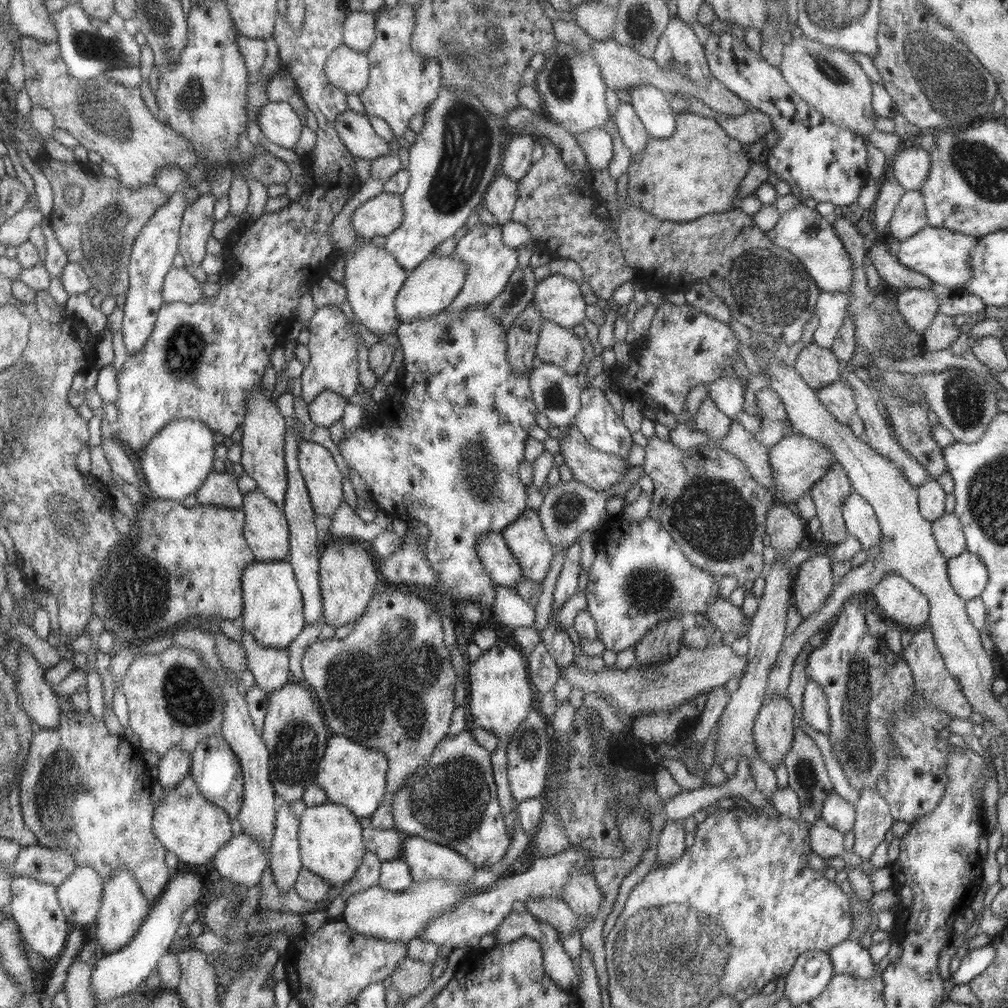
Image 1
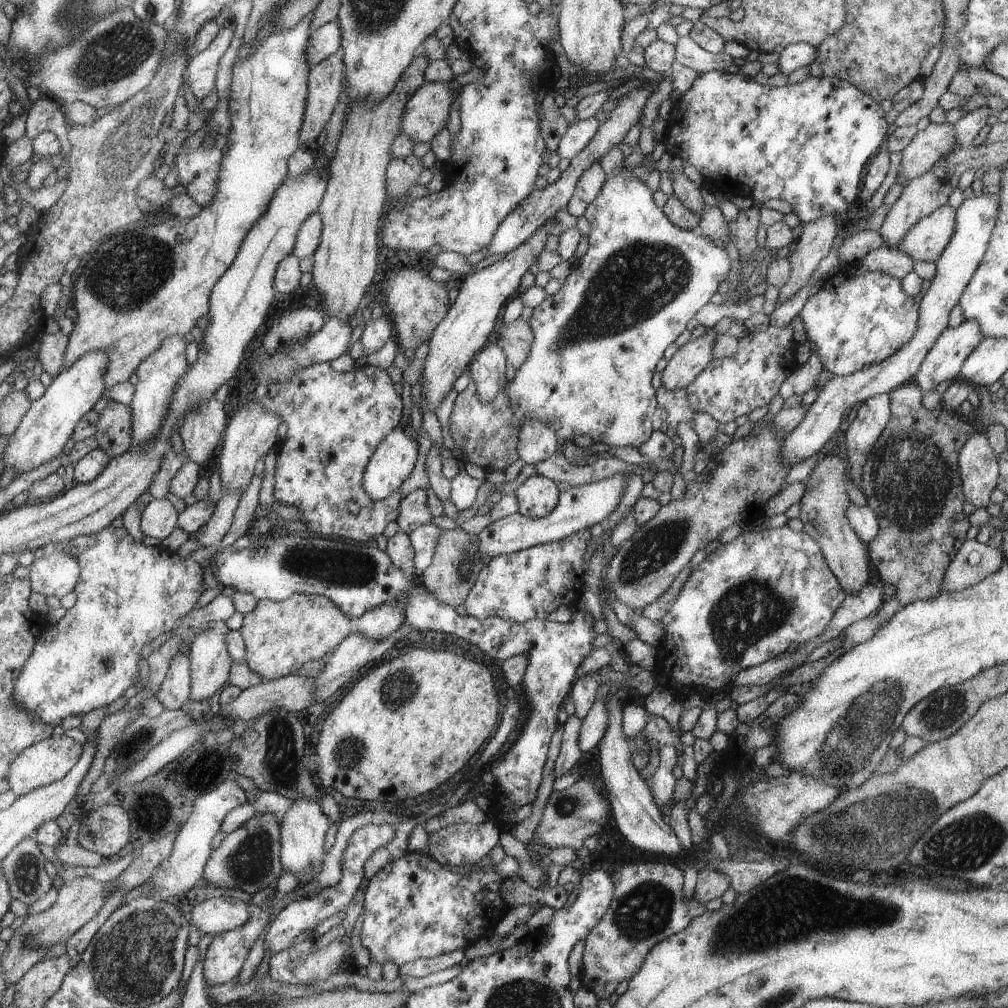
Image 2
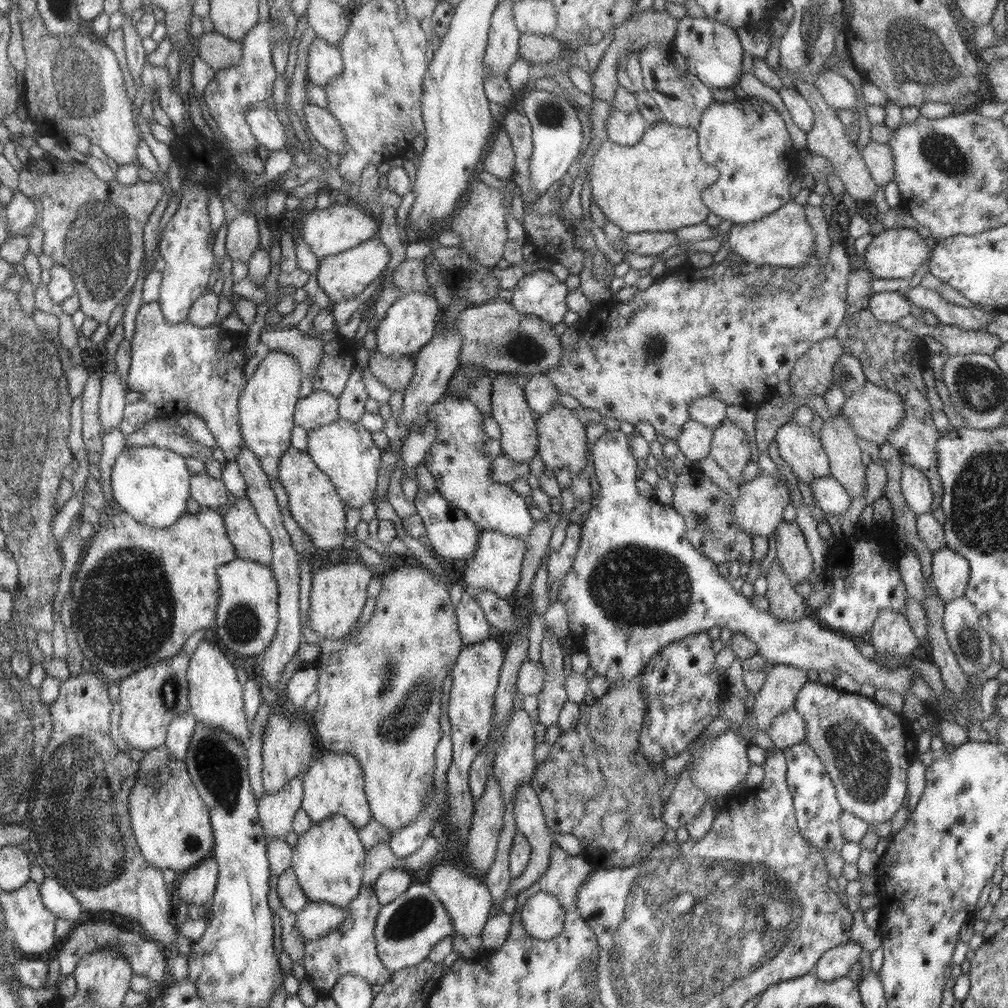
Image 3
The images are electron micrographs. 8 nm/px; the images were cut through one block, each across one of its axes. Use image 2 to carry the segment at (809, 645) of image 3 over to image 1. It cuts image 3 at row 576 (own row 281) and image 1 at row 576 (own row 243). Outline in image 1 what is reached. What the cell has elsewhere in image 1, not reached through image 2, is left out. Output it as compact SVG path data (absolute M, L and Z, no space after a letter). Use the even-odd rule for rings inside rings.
M624 511L607 523L606 530L598 536L596 541L596 558L588 568L589 581L585 596L588 599L588 612L594 617L598 638L605 644L605 648L615 653L636 644L640 644L648 632L656 628L660 621L671 620L672 615L686 613L706 614L711 603L718 601L718 582L716 575L695 567L664 524L650 516L641 522L628 519Z

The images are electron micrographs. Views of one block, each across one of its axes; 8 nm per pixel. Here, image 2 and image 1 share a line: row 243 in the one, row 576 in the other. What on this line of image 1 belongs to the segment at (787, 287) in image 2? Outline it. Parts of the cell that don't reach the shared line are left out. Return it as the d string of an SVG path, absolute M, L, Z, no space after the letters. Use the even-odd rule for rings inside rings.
M810 548L802 551L812 551L813 555L808 557L799 566L799 570L793 577L794 584L792 584L792 603L796 607L798 613L801 614L802 618L808 618L811 614L816 613L829 597L831 597L834 586L834 574L830 570L829 556L816 556L816 552Z

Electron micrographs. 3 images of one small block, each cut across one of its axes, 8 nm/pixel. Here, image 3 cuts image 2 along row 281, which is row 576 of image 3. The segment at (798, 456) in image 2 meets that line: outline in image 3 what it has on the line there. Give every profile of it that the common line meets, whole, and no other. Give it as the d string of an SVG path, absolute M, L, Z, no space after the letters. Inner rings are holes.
M946 546L940 548L932 554L931 579L933 588L945 603L965 597L968 580L971 580L969 562L963 554Z

